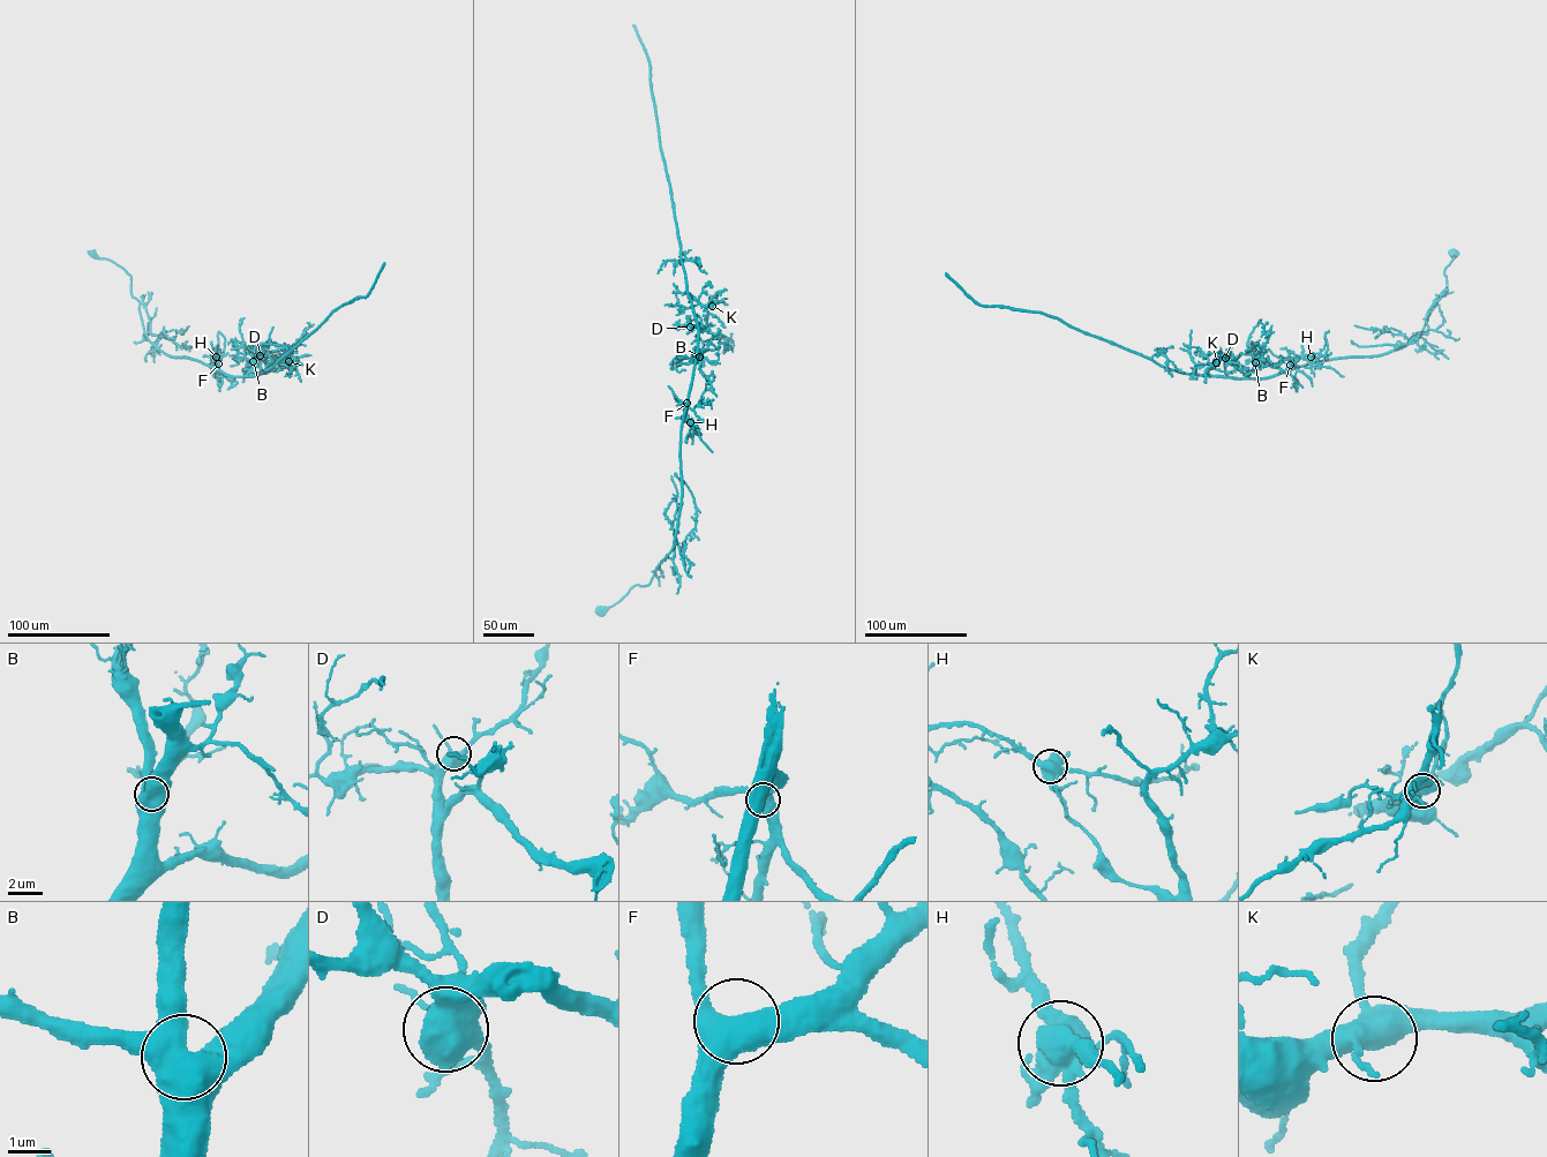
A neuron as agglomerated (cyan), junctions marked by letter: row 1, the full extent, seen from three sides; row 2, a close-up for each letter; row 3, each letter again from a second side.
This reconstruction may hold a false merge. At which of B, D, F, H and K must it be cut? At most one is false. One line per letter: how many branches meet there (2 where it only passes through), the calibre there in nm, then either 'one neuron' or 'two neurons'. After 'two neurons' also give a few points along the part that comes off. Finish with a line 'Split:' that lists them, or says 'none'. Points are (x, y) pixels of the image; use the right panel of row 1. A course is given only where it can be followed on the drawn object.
B: 4 branches meet; 550 nm thick; one neuron
D: 3 branches meet; 550 nm thick; one neuron
F: 3 branches meet; 480 nm thick; one neuron
H: 5 branches meet; 600 nm thick; two neurons; foreign part runs (1311, 357), (1318, 365), (1316, 358), (1326, 354), (1324, 333), (1329, 332)
K: 4 branches meet; 460 nm thick; one neuron
Split: H

